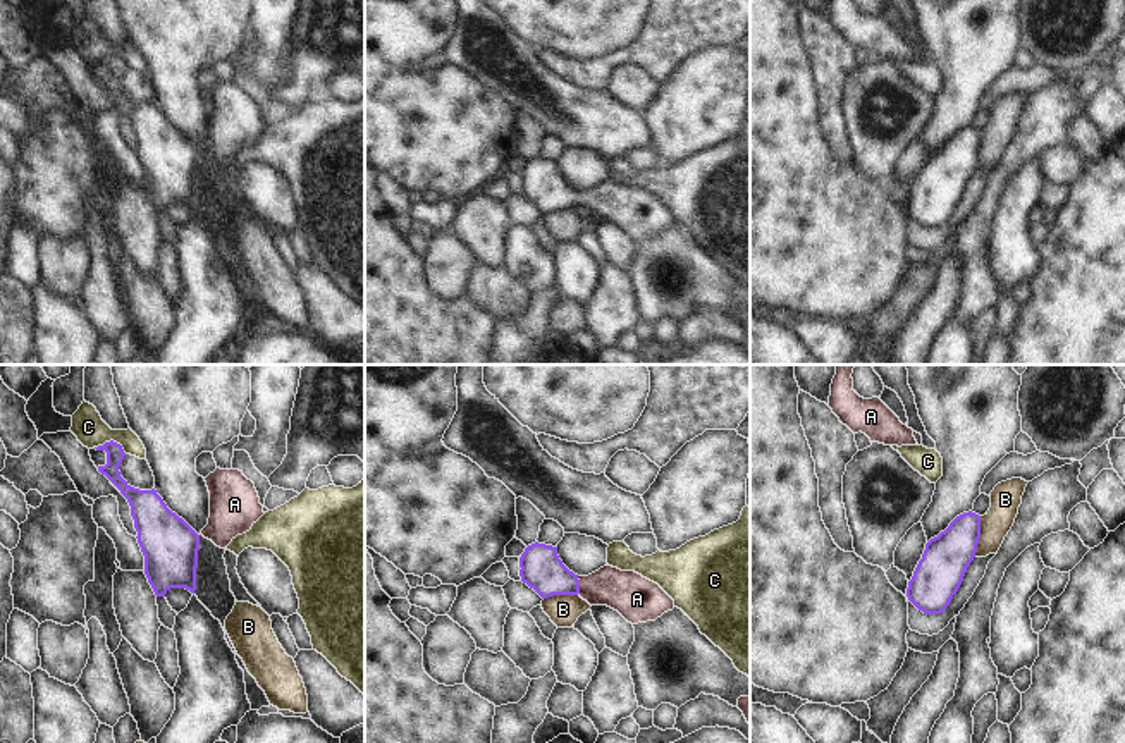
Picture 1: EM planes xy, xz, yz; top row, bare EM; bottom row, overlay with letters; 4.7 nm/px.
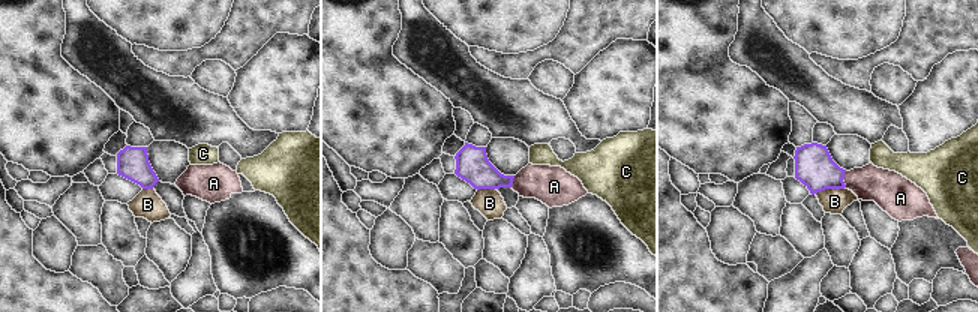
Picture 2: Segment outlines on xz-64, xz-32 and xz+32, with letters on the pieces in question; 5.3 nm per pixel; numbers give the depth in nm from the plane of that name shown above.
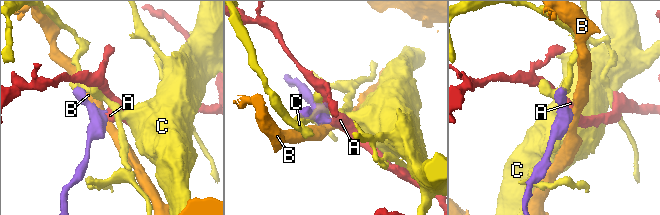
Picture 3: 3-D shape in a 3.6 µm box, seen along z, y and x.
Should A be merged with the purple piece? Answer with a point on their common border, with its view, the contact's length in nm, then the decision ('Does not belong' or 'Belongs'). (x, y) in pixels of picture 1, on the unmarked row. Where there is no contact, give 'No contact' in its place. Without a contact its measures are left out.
Touches purple at xz (578, 200). Shared border 90 nm. Belongs.

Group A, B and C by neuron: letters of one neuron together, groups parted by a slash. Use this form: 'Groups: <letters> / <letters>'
Groups: A / B / C.

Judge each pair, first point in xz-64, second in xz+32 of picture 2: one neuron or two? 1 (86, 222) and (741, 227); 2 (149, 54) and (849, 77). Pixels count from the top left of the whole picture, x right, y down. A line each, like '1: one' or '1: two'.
1: two
2: one

